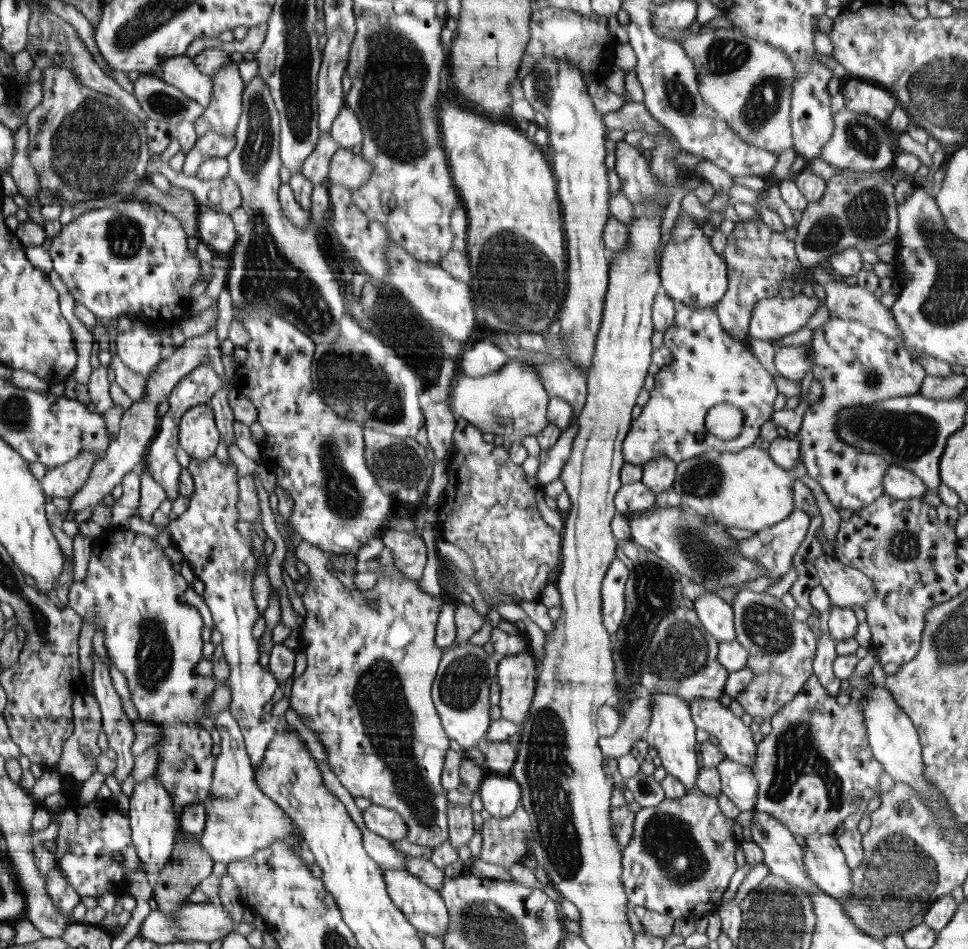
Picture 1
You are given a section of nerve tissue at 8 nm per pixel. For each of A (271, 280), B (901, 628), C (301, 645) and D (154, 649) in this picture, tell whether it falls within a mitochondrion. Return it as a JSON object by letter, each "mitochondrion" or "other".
{"A":"mitochondrion","B":"other","C":"other","D":"mitochondrion"}

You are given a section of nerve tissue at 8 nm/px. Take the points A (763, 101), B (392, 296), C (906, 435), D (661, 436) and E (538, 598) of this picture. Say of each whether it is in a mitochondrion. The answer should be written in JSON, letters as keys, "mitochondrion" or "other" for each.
{"A":"mitochondrion","B":"other","C":"mitochondrion","D":"other","E":"other"}

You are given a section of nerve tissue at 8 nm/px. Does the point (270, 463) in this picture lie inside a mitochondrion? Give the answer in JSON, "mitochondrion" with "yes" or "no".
{"mitochondrion":"no"}

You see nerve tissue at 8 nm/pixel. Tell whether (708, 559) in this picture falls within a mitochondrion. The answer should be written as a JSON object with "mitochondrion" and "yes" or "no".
{"mitochondrion":"yes"}

